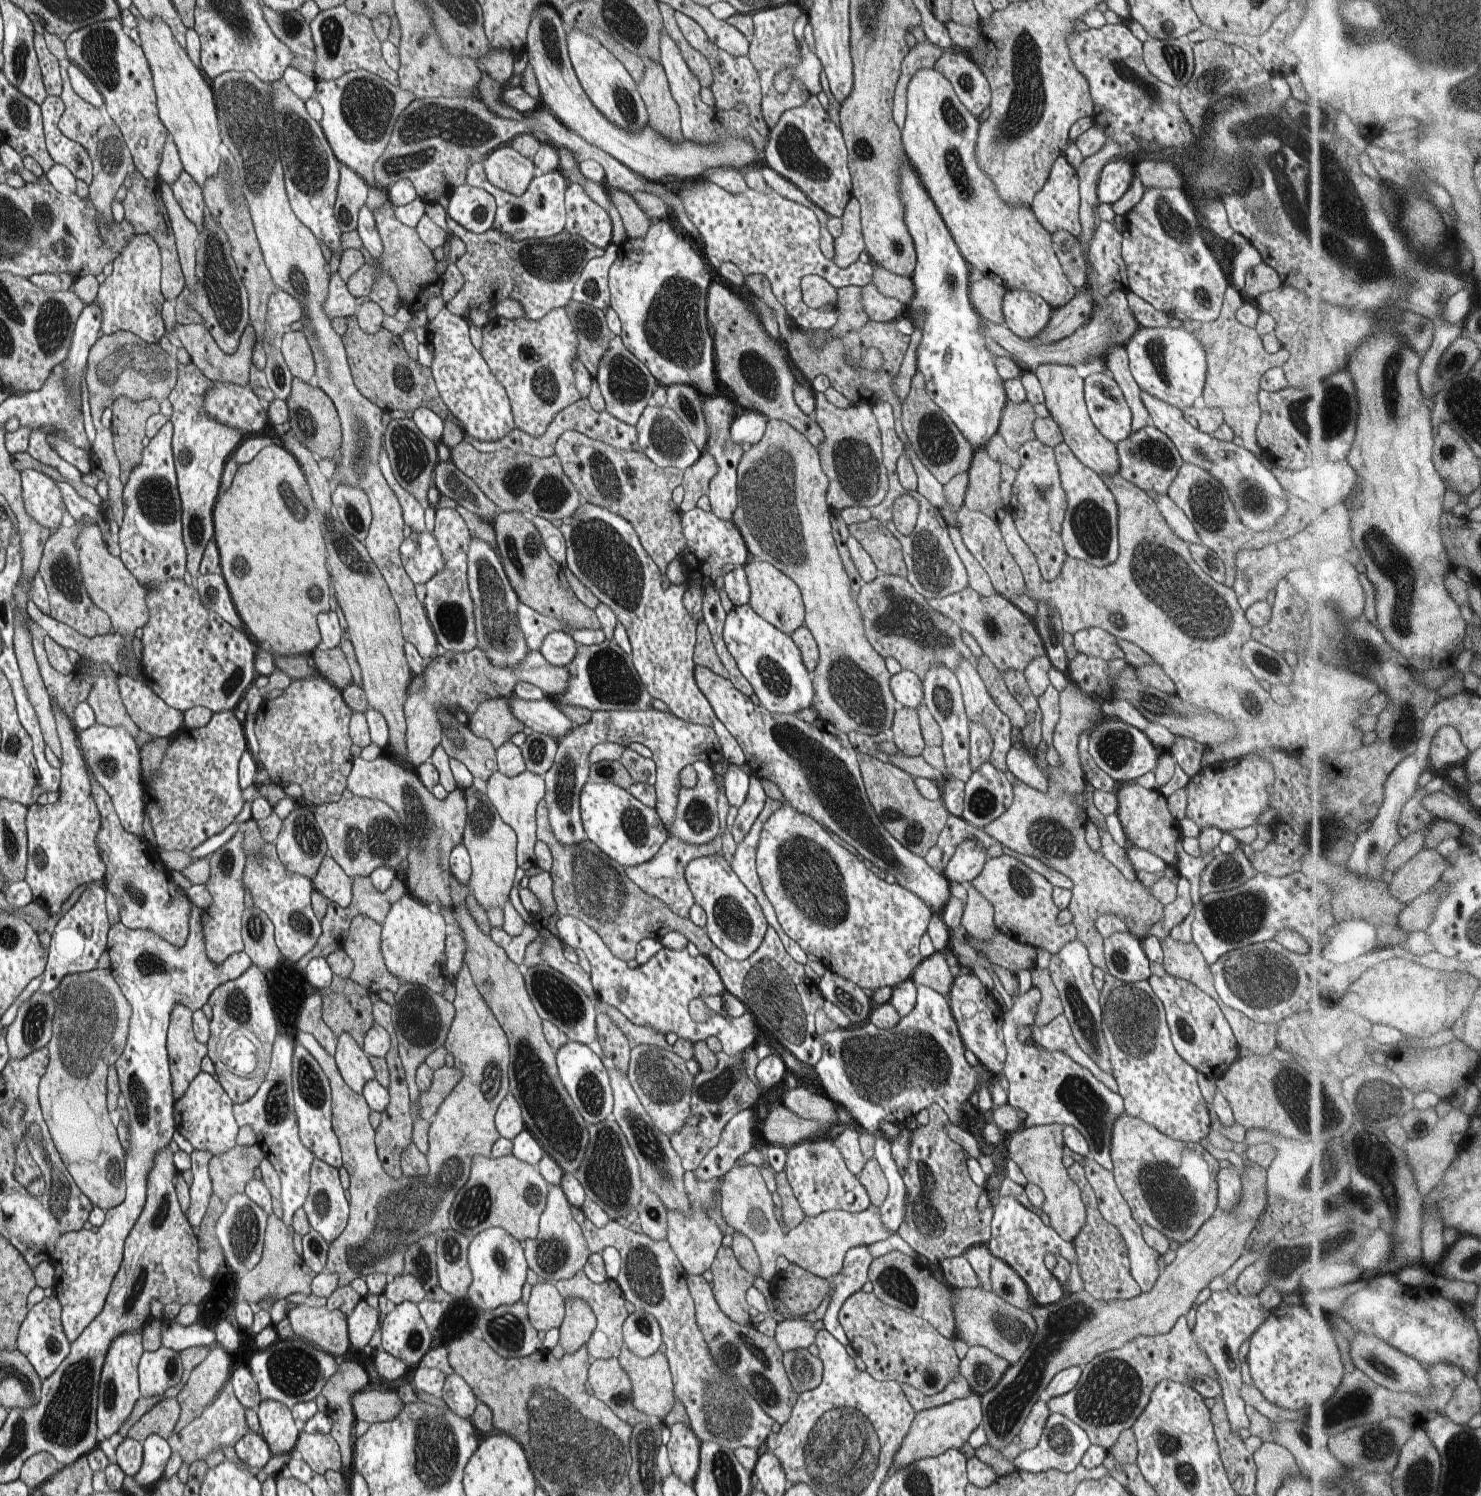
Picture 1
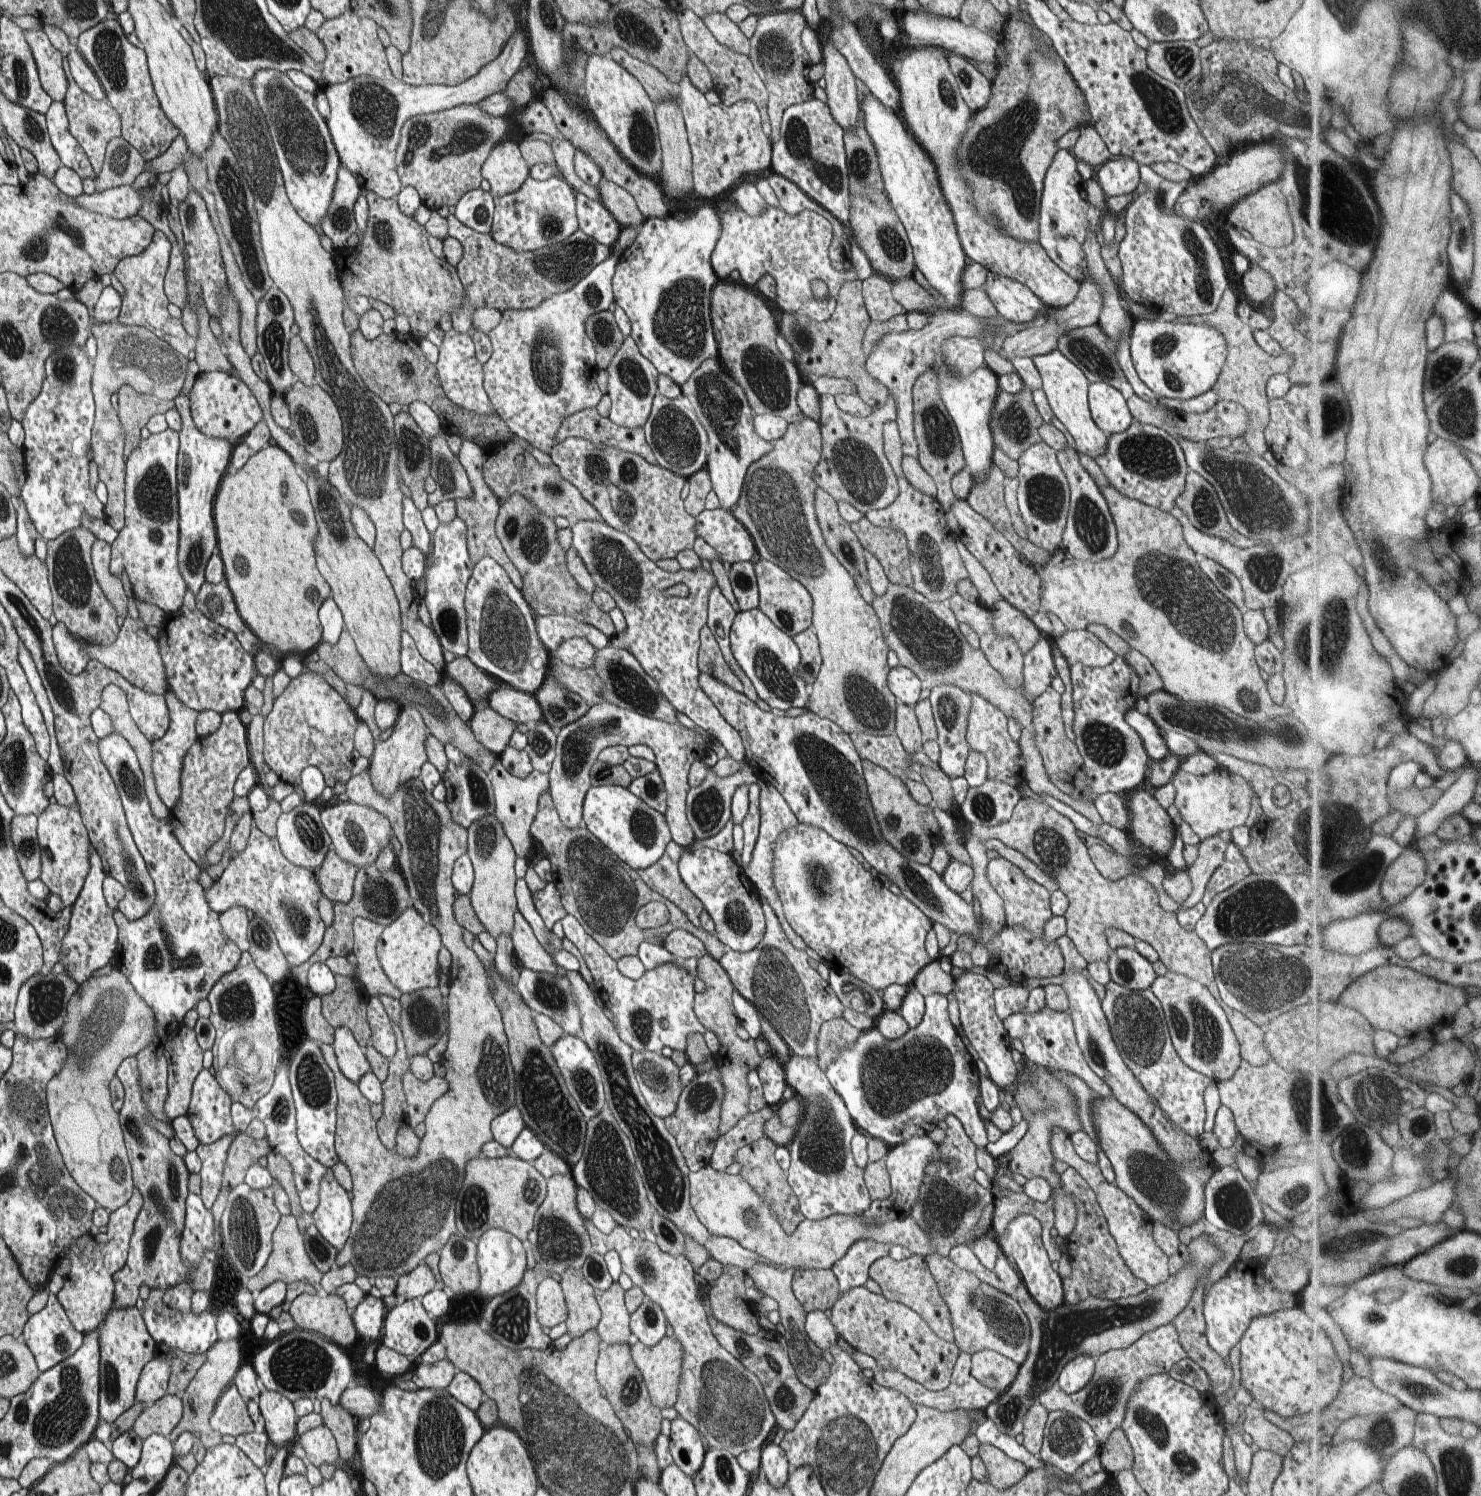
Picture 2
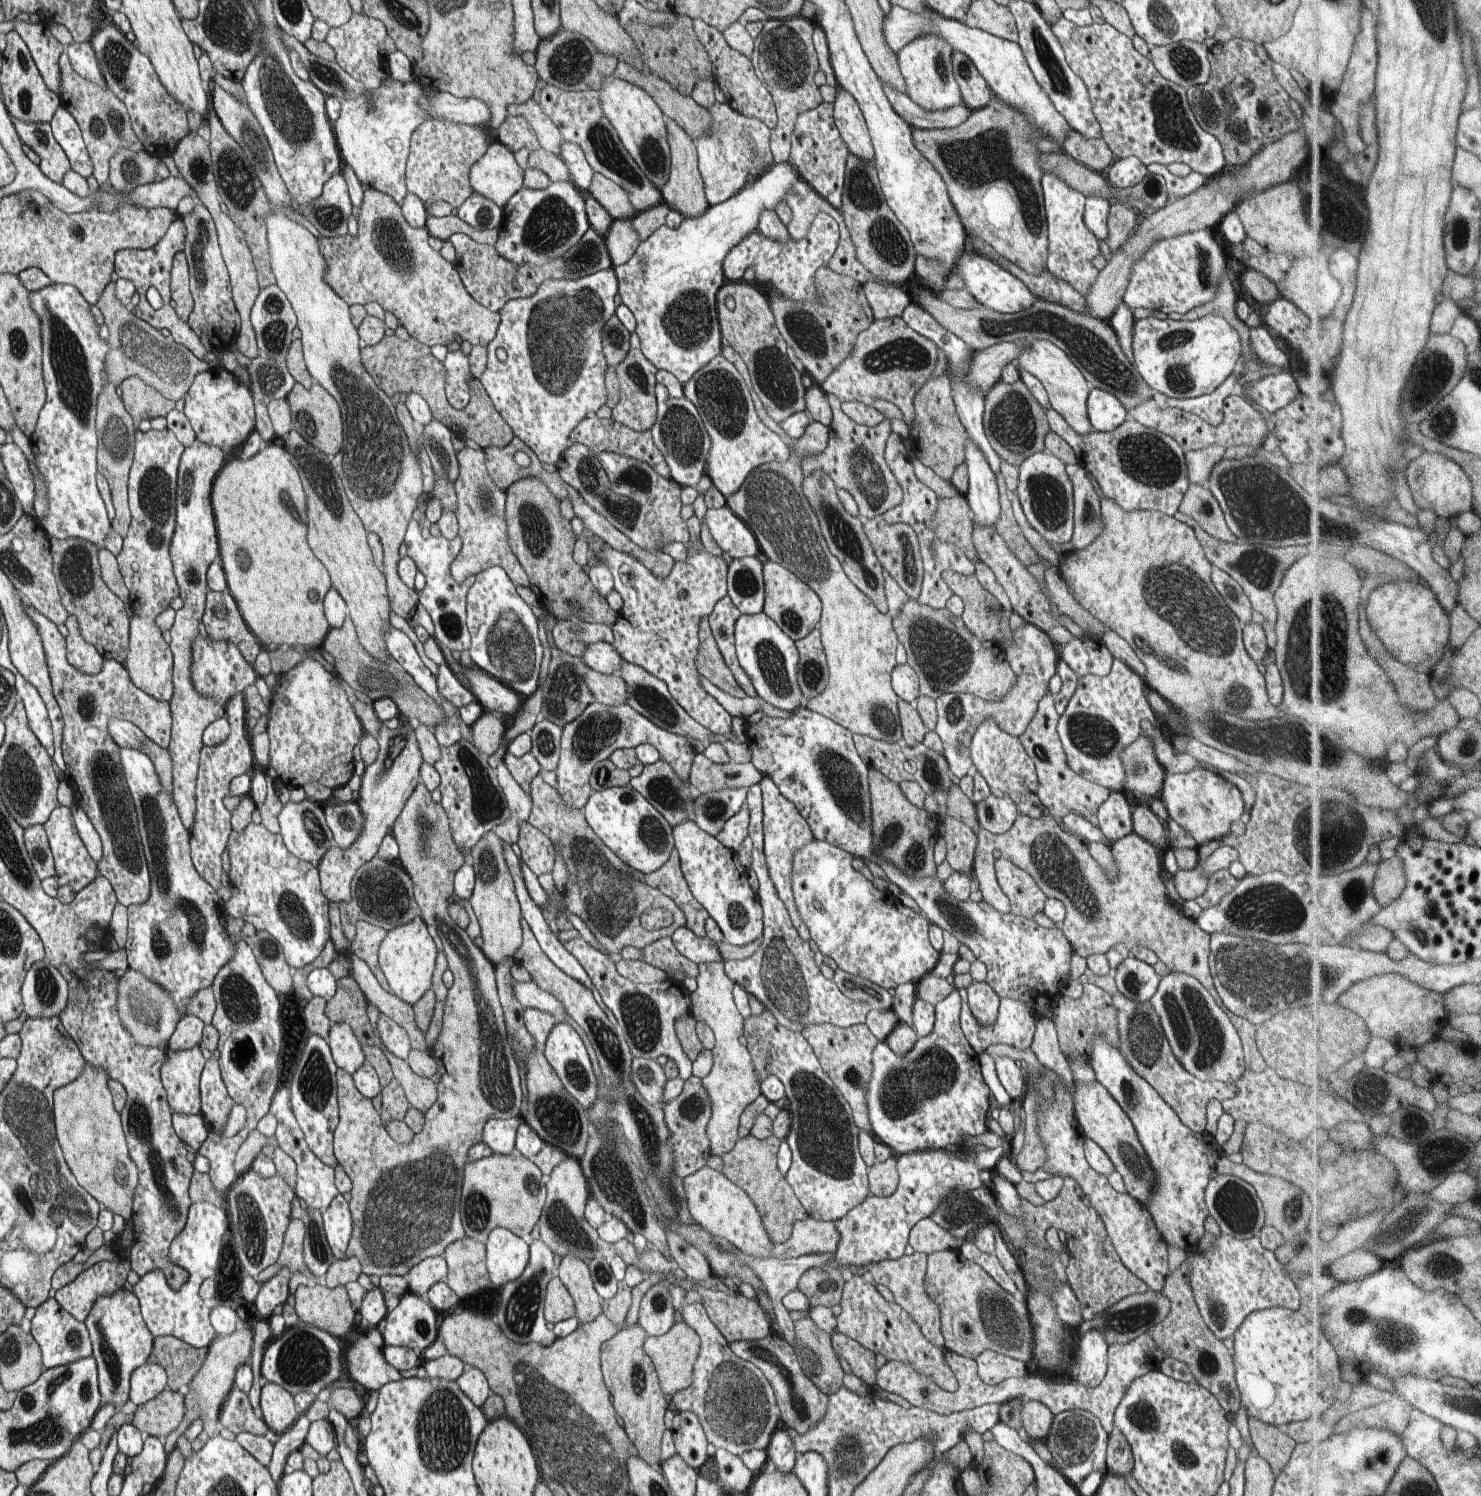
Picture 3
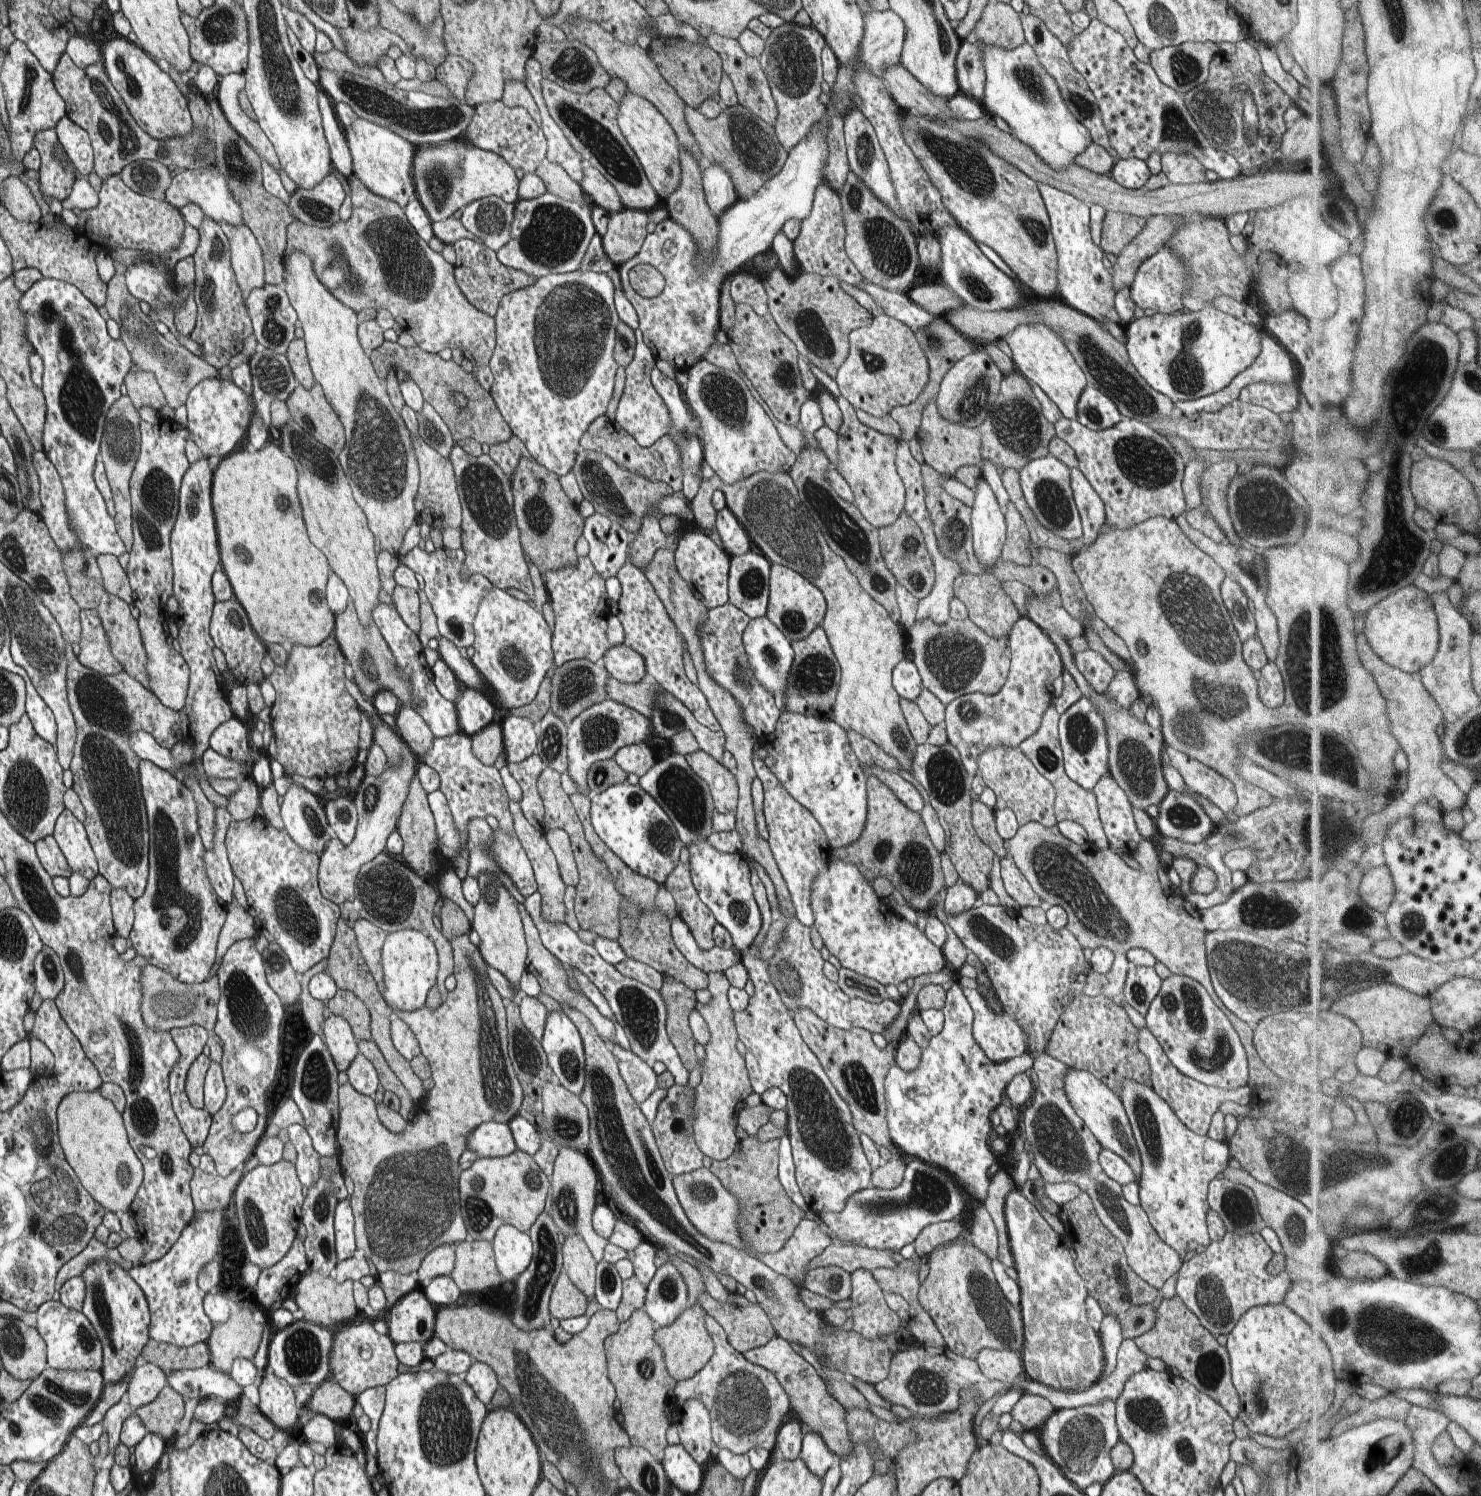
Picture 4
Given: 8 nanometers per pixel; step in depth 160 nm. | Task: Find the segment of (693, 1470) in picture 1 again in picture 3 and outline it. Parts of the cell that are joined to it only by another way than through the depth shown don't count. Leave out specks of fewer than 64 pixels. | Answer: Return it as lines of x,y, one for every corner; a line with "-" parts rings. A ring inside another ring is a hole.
692,1411
677,1412
672,1424
673,1440
677,1453
695,1469
708,1458
708,1439
703,1426

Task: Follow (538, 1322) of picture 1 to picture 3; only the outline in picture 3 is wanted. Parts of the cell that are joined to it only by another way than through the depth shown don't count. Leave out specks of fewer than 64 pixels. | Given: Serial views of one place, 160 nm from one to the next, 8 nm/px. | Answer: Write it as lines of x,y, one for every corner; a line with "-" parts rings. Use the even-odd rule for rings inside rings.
558,1276
552,1277
548,1283
543,1311
547,1322
552,1322
552,1324
575,1316
574,1299

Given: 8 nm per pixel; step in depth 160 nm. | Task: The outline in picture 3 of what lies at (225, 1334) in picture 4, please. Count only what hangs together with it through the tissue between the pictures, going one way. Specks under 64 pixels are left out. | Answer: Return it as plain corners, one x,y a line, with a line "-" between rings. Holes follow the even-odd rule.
242,1316
234,1332
231,1332
230,1335
218,1335
210,1343
200,1370
188,1384
188,1392
185,1396
187,1398
187,1417
184,1418
179,1428
173,1430
164,1440
163,1445
168,1455
177,1448
178,1438
184,1434
192,1421
202,1419
208,1432
212,1432
212,1430
220,1432
220,1428
224,1427
218,1426
218,1414
222,1412
224,1401
230,1396
228,1392
233,1389
232,1380
235,1380
235,1373
240,1364
249,1360
248,1356
252,1352
252,1328
250,1325
252,1325
252,1320

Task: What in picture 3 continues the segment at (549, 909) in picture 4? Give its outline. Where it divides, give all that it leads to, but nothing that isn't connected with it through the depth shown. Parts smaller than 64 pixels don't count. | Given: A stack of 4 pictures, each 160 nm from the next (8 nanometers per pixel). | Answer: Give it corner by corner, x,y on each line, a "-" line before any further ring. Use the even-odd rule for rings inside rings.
527,820
520,823
517,844
521,860
537,877
552,873
555,867
556,848
553,842

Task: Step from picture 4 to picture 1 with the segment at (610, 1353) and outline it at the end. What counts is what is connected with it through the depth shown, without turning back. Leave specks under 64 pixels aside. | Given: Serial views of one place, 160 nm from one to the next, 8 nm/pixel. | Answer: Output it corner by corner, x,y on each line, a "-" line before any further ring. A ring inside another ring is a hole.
619,1357
592,1361
587,1381
594,1396
608,1404
614,1414
632,1428
648,1420
649,1415
634,1406
631,1380
619,1363

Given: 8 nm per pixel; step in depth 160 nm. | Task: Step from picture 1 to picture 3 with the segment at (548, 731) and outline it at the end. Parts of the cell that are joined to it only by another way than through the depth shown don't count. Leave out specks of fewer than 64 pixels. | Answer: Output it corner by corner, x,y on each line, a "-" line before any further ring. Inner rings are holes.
460,665
462,676
468,680
475,700
483,706
486,712
501,712
503,715
517,713
524,699
515,690
478,667

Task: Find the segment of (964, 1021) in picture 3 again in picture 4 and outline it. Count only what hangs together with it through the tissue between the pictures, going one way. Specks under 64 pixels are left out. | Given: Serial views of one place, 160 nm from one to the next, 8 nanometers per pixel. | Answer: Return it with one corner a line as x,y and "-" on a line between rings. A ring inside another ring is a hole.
963,988
963,993
974,1012
974,1040
992,1062
1002,1063
1028,1053
1028,1036
1012,1016
993,1013
977,989

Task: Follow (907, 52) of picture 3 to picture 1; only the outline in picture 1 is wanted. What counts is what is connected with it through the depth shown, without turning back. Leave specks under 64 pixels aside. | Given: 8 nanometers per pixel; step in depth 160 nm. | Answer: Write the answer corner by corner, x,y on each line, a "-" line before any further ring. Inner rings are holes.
934,67
918,69
915,75
907,84
907,115
904,126
901,128
901,139
903,144
904,154
909,158
912,166
917,170
920,180
923,182
925,189
928,191
929,197
932,198
936,208
940,211
952,238
955,240
956,246
960,249
962,256
966,259
970,268
978,268
985,277
991,278
996,284
1001,284
1006,289
1024,289
1038,296
1041,296
1052,308
1060,307
1068,304
1076,295
1077,288
1068,280
1065,271
1061,267
1059,258
1053,249
1053,240
1051,234
1036,220
1035,214
1030,207
1011,207
1000,198
993,182
984,174
977,162
976,145
979,135
979,122
959,99
954,87
950,81

